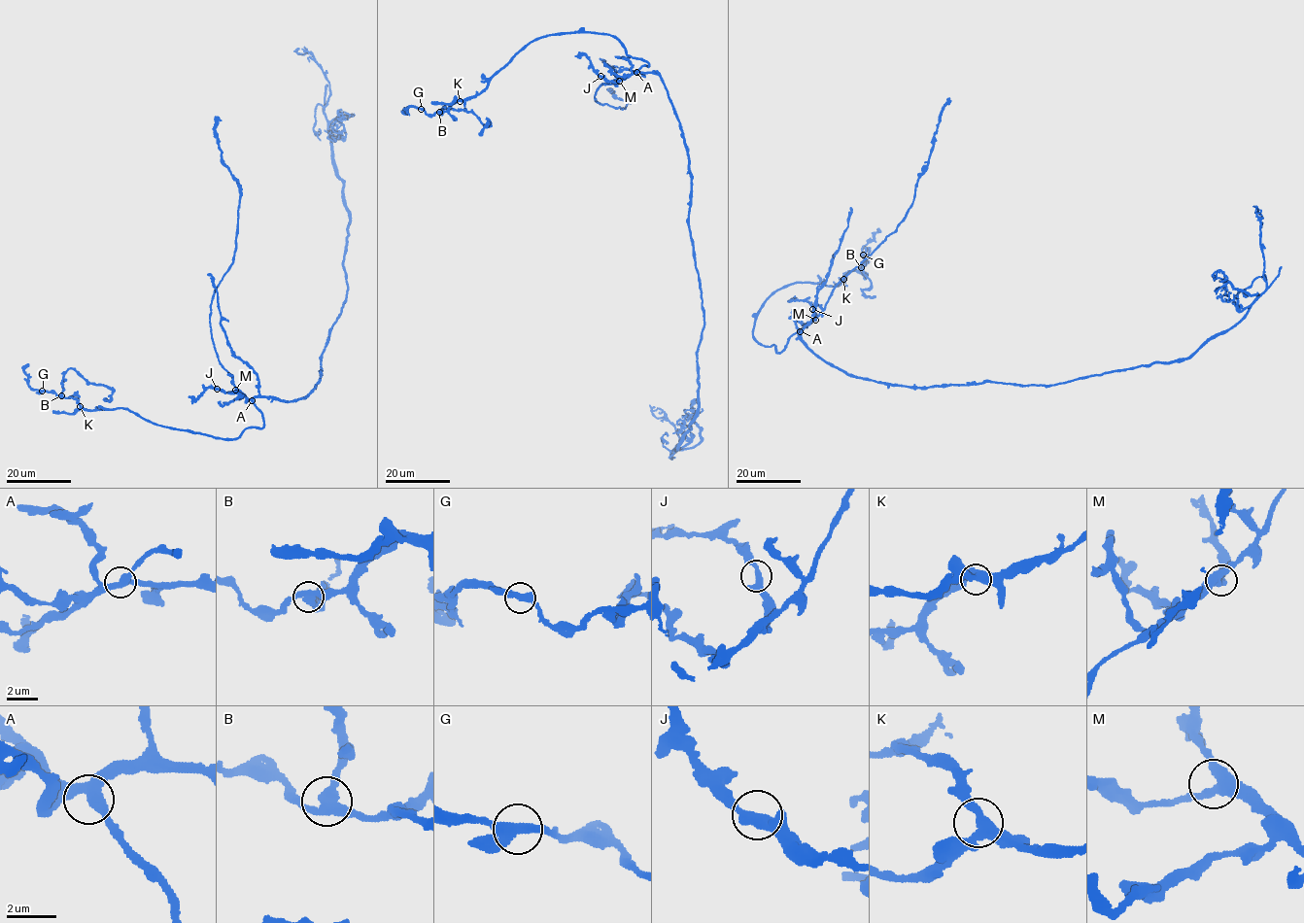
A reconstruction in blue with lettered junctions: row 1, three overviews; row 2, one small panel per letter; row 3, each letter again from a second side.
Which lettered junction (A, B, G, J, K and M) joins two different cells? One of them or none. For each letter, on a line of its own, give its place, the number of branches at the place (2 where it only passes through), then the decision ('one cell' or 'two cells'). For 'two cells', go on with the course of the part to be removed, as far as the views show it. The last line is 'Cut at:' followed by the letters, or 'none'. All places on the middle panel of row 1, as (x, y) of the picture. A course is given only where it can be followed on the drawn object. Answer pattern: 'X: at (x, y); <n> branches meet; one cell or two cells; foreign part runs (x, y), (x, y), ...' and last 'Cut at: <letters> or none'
A: at (636, 72); 3 branches meet; one cell
B: at (439, 112); 3 branches meet; one cell
G: at (421, 109); 3 branches meet; one cell
J: at (600, 76); 3 branches meet; one cell
K: at (460, 101); 3 branches meet; one cell
M: at (619, 81); 3 branches meet; one cell
Cut at: none

